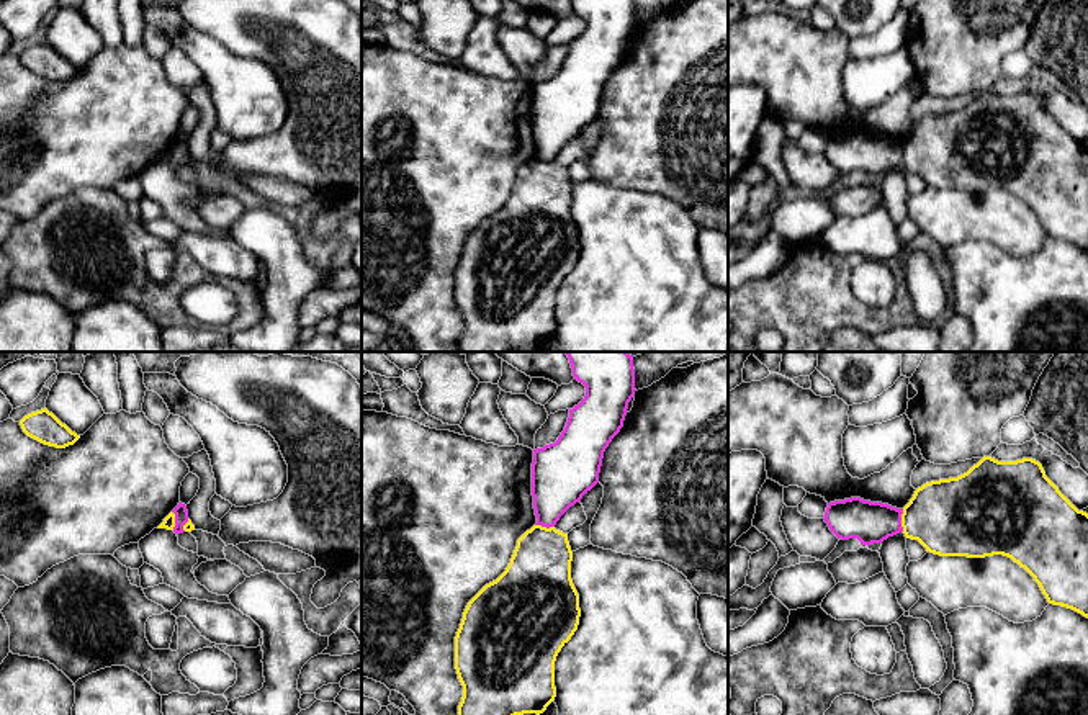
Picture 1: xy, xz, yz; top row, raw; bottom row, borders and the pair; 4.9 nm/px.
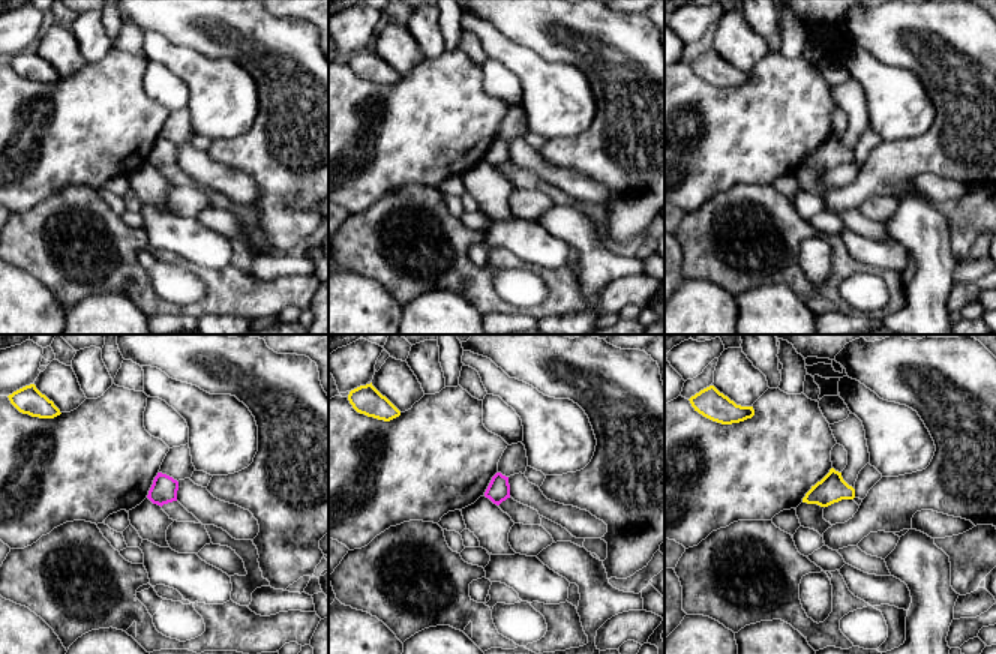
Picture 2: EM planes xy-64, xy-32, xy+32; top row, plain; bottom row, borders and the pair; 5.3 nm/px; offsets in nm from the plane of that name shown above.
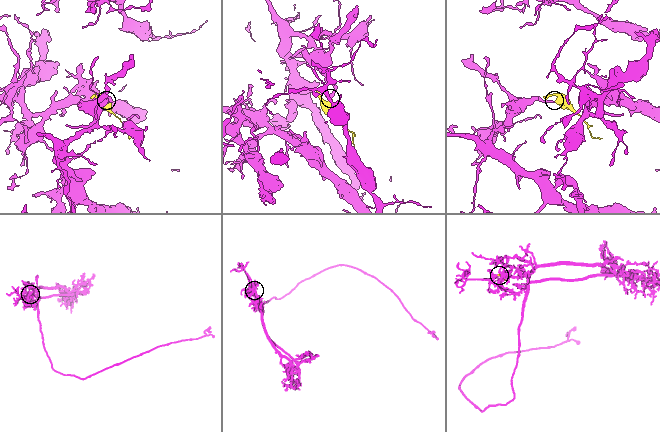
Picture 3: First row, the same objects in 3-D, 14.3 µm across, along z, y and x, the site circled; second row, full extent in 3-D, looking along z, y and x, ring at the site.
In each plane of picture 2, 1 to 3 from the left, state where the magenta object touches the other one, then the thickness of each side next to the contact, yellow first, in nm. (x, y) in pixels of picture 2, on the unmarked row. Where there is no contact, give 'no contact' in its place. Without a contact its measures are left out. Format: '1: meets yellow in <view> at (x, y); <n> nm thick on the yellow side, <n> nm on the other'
1: no contact
2: no contact
3: no contact

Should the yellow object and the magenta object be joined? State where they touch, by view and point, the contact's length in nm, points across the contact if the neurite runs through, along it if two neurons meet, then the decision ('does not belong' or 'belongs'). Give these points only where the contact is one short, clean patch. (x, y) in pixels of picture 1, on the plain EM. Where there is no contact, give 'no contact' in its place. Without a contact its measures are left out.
yz (902, 154) | 110 nm | along yz (903, 143), (902, 164) | does not belong

